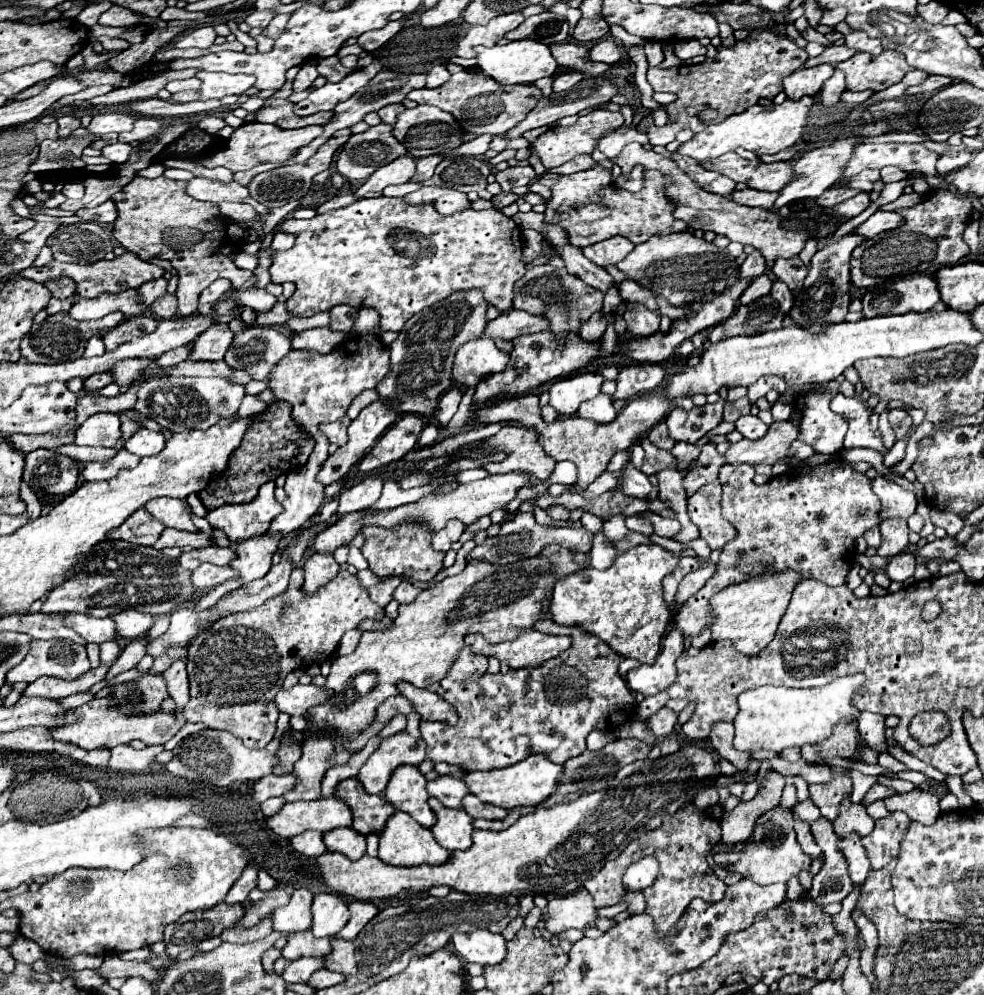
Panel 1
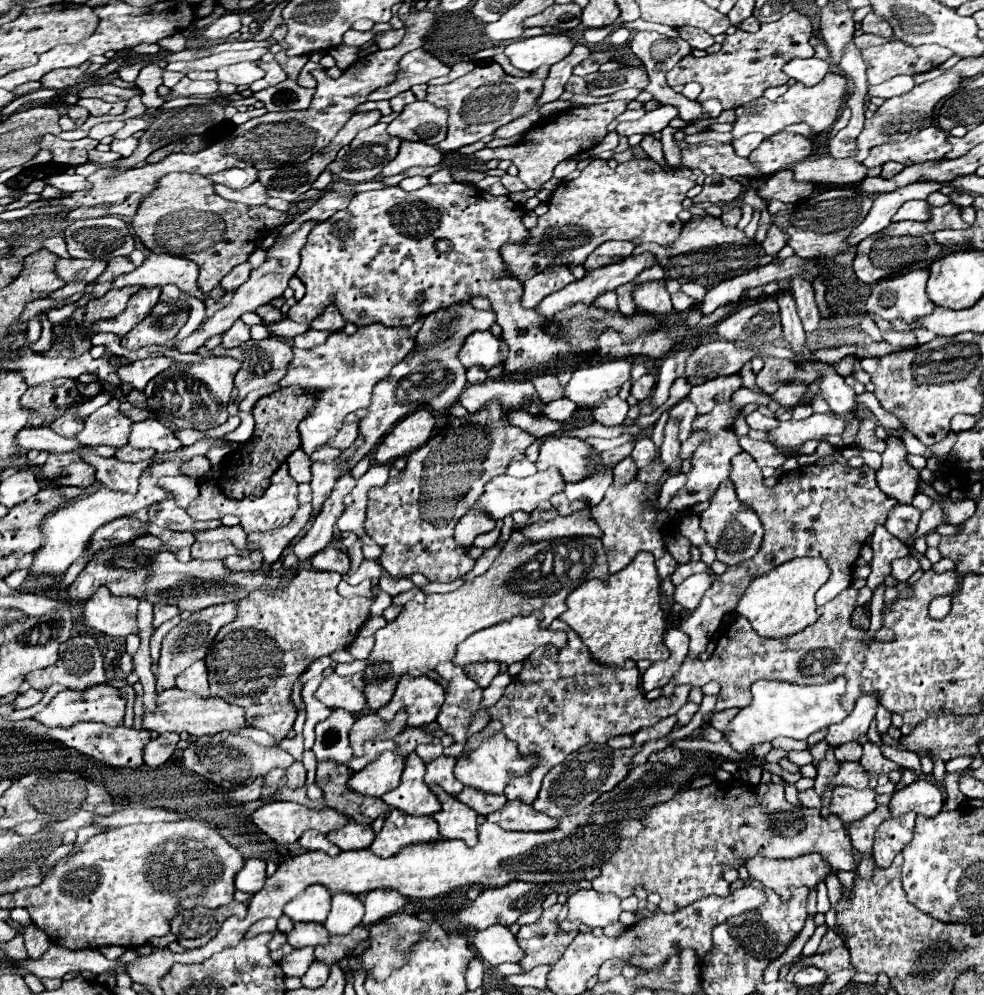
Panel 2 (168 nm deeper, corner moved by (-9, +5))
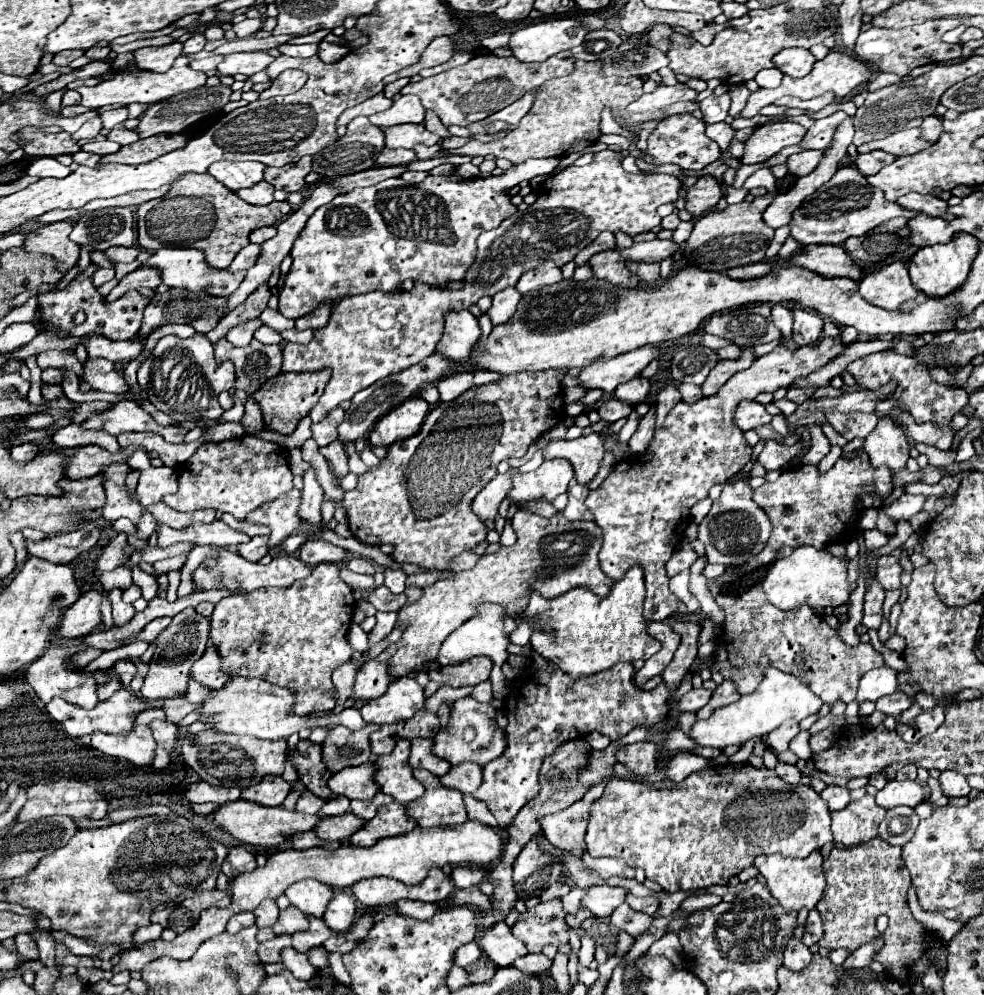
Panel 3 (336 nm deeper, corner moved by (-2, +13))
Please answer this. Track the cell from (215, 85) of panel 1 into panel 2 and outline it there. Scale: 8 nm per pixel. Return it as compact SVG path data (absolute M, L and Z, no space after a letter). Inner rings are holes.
M240 62L218 68L218 80L232 82L236 86L250 86L260 78L264 78L264 70L256 62Z

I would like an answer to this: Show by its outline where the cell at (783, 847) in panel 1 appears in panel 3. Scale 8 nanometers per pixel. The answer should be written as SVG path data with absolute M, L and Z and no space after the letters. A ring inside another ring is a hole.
M811 852L807 858L783 858L781 854L771 856L757 856L753 866L759 874L767 880L771 894L777 902L787 910L801 910L801 908L815 908L825 890L825 872L823 872L823 856L821 852Z

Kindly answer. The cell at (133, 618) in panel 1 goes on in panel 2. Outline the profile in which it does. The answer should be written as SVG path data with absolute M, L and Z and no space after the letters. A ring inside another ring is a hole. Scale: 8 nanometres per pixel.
M98 588L96 594L84 602L82 624L94 632L108 636L128 636L138 634L136 624L136 600L130 596L106 596L108 588Z

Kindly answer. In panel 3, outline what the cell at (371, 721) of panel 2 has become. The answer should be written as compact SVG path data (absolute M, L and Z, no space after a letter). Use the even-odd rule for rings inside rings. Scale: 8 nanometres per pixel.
M367 724L357 732L349 732L345 726L335 726L329 738L323 742L325 764L331 772L339 772L347 766L359 766L371 758L369 734L375 732L377 724Z

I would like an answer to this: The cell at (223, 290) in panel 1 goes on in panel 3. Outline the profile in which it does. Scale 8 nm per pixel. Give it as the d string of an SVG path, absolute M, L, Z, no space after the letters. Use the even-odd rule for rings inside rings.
M247 244L247 246L245 246L245 248L235 256L235 260L229 264L227 270L229 270L229 272L249 270L249 268L255 264L259 252L261 252L261 246L259 246L259 244Z

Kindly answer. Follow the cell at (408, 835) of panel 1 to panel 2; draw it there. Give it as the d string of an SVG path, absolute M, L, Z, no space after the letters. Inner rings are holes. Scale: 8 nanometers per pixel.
M392 810L384 822L382 832L374 838L370 850L380 858L388 858L406 844L430 840L440 840L438 824L430 816L416 818L402 810Z

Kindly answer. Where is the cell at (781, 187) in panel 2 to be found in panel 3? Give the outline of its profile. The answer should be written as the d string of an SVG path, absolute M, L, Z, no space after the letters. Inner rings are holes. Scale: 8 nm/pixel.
M803 150L801 154L793 154L787 160L787 172L791 176L803 178L817 168L821 158L823 158L823 150Z

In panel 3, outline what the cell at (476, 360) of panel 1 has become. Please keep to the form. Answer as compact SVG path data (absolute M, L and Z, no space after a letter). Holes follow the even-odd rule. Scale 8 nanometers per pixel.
M469 310L449 312L445 316L445 332L437 344L437 350L459 364L465 364L479 336L481 336L479 322Z

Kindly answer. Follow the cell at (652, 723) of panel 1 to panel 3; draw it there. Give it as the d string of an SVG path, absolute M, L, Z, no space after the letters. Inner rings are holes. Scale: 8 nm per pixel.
M699 688L699 690L691 690L691 692L687 692L679 702L677 702L677 710L679 712L697 712L699 708L703 708L707 702L709 702L709 698L711 698L711 690L705 690L705 688Z

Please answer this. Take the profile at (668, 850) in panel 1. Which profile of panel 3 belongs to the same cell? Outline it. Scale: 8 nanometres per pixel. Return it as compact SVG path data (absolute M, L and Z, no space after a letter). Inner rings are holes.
M749 762L703 768L699 772L693 772L691 776L687 776L683 782L679 782L675 788L669 788L669 790L649 788L649 786L633 782L633 780L611 780L605 786L603 796L591 808L591 820L589 820L587 836L585 836L587 852L591 856L617 856L617 858L623 858L631 868L643 868L645 874L647 874L647 880L657 882L665 892L679 892L679 890L687 892L687 890L707 888L707 886L713 886L713 884L725 886L731 876L737 876L743 868L751 866L755 856L759 856L759 854L775 854L775 852L779 852L779 854L785 854L785 856L805 858L813 850L821 850L821 846L827 844L827 842L833 842L833 834L831 834L831 812L829 812L825 800L821 800L821 796L815 794L815 790L811 786L807 786L807 784L797 784L797 786L785 784L775 774L775 770L767 770L765 766L763 768L755 768Z

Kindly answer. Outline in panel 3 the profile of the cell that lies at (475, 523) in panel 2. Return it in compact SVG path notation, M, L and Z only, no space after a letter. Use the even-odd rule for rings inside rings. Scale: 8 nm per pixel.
M509 470L505 474L497 474L485 488L483 492L479 492L471 504L471 510L479 516L479 520L487 526L493 528L493 518L497 516L497 508L503 502L503 498L507 496L505 492L509 492L511 488L511 474L515 474L515 470Z

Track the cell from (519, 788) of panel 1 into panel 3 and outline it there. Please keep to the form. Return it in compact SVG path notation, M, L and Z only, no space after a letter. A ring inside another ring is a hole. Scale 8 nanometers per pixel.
M461 698L453 704L449 726L435 736L433 746L433 752L439 758L447 760L451 766L463 762L475 762L479 766L485 766L487 762L499 758L503 750L505 750L505 730L497 726L495 710L489 704L477 702L475 698Z

